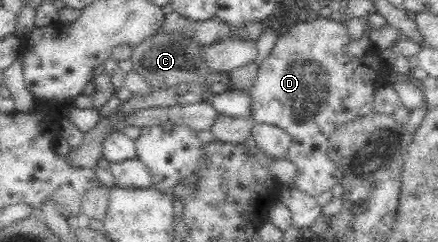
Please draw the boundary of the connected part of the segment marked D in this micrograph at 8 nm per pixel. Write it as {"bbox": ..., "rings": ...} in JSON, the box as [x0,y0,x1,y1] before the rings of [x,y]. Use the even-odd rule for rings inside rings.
{"bbox":[245,16,389,198],"rings":[[[318,16],[311,21],[296,23],[283,36],[277,38],[272,50],[258,65],[254,86],[245,89],[252,97],[253,110],[250,119],[259,124],[280,126],[290,134],[291,146],[287,158],[298,169],[294,188],[314,198],[331,192],[343,178],[341,168],[332,162],[328,155],[329,139],[333,132],[356,118],[366,117],[375,112],[374,96],[386,83],[389,73],[387,62],[381,58],[378,48],[371,47],[360,56],[348,55],[346,50],[352,41],[354,38],[350,35],[348,26],[344,21],[338,21],[336,16]]]}

